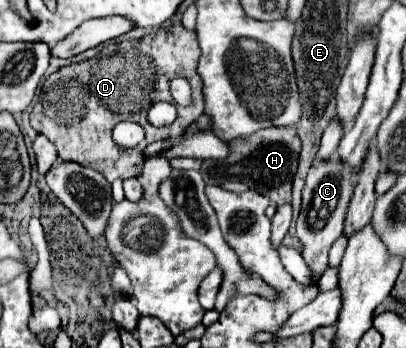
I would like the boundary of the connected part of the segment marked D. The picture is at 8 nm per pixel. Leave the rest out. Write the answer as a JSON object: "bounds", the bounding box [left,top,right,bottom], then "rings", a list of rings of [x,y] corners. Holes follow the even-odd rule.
{"bounds":[30,26,204,182],"rings":[[[172,26],[172,30],[158,30],[156,34],[144,36],[140,40],[128,40],[116,46],[118,48],[108,56],[106,64],[102,64],[98,56],[86,62],[64,66],[50,74],[42,84],[40,100],[30,112],[32,128],[54,142],[62,160],[100,170],[108,182],[114,182],[116,178],[130,178],[134,174],[134,168],[142,164],[142,148],[148,142],[178,138],[192,122],[204,114],[202,80],[196,72],[200,58],[196,32],[188,32],[182,26]],[[174,78],[186,78],[190,82],[194,104],[180,110],[180,118],[174,120],[174,126],[154,128],[150,126],[146,112],[160,100],[174,100],[170,94],[170,82]],[[122,120],[136,122],[146,130],[146,138],[136,148],[122,150],[118,144],[114,144],[112,128]]]}

